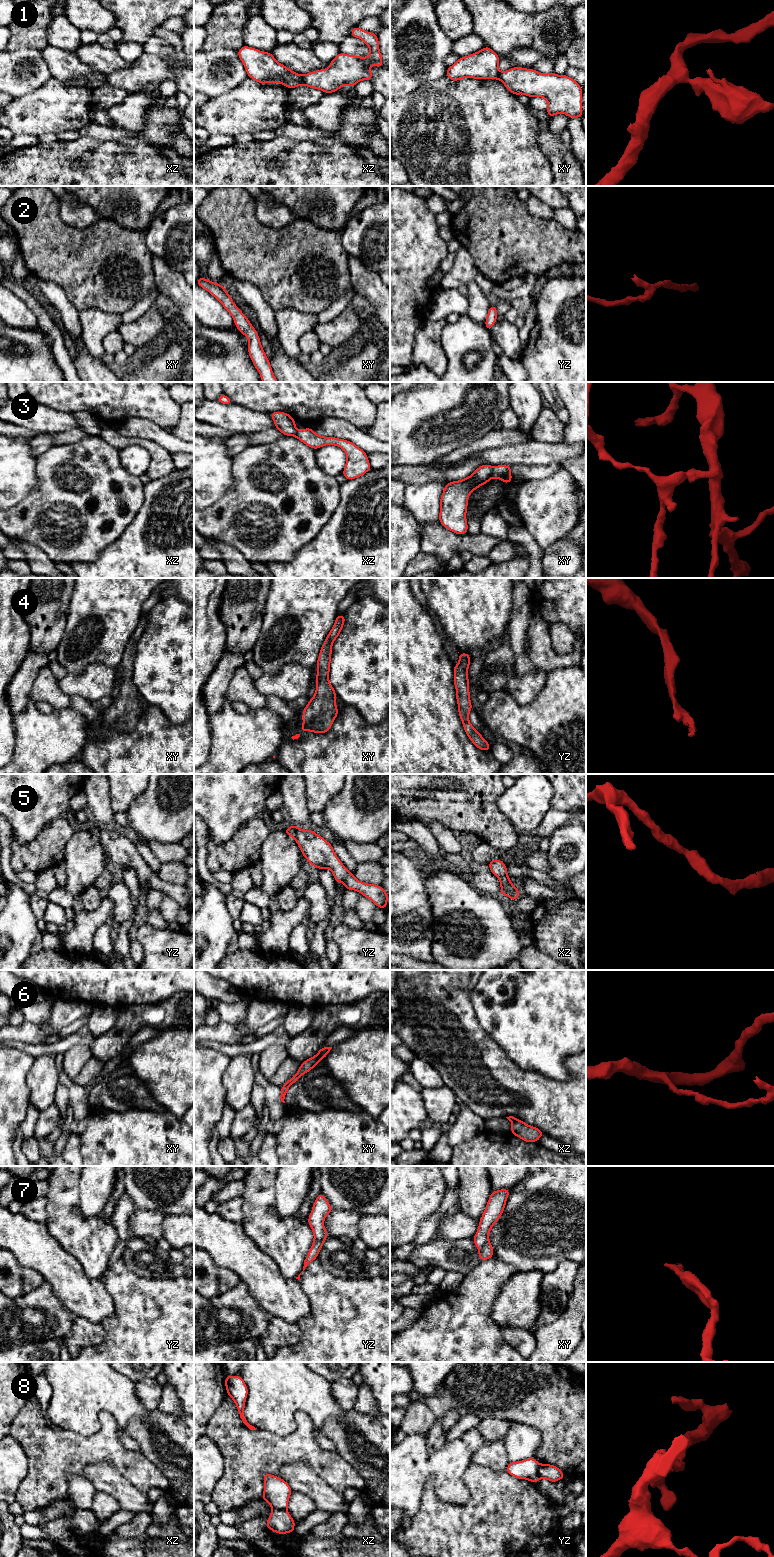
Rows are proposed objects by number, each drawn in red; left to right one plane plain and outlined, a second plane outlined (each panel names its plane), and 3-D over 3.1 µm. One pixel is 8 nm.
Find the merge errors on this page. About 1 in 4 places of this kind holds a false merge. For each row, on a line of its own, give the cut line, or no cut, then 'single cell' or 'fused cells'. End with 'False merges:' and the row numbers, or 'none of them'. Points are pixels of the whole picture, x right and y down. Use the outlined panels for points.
1: xz (301, 76), (302, 83) | fused cells
2: no cut | single cell
3: xy (491, 467), (492, 476) | fused cells
4: no cut | single cell
5: no cut | single cell
6: xy (317, 1053), (319, 1060) | fused cells
7: no cut | single cell
8: yz (538, 1464), (538, 1475), (540, 1477) | fused cells
False merges: 1, 3, 6, 8

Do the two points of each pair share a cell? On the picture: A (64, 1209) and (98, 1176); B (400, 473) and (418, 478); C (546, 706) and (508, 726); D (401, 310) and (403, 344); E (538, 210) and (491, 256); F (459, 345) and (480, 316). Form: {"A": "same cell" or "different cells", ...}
{"A": "different cells", "B": "same cell", "C": "same cell", "D": "same cell", "E": "different cells", "F": "different cells"}

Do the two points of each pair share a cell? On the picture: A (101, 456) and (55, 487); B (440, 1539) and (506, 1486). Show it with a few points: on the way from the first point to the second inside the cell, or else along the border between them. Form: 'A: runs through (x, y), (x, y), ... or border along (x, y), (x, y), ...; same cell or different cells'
A: runs through (90, 467), (70, 487), (66, 487); same cell
B: runs through (456, 1533), (461, 1531), (490, 1502); same cell

